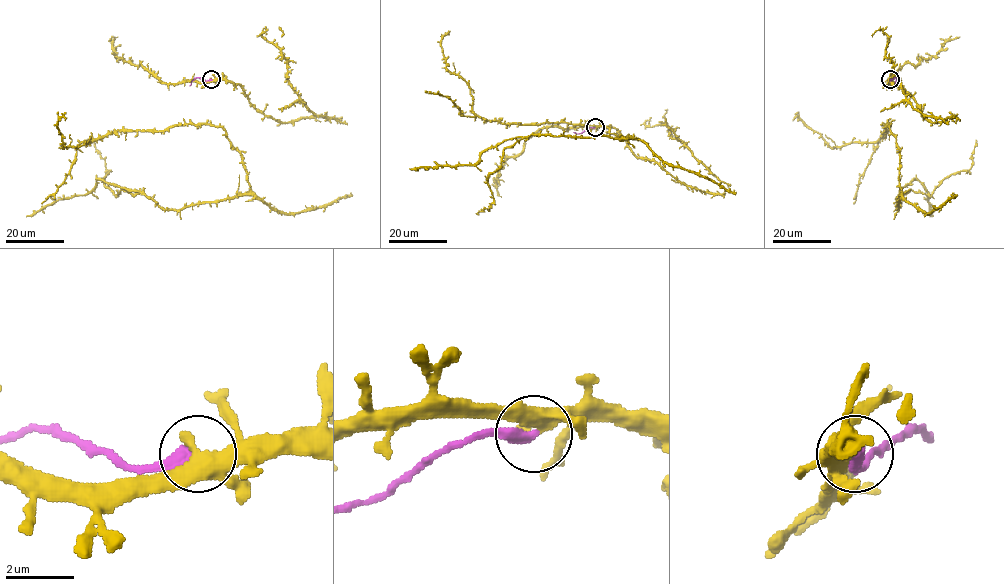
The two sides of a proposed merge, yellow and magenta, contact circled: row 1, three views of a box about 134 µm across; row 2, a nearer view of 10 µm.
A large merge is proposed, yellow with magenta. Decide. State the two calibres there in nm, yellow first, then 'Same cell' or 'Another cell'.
Thickness 360 nm (yellow) against 380 nm. Another cell

